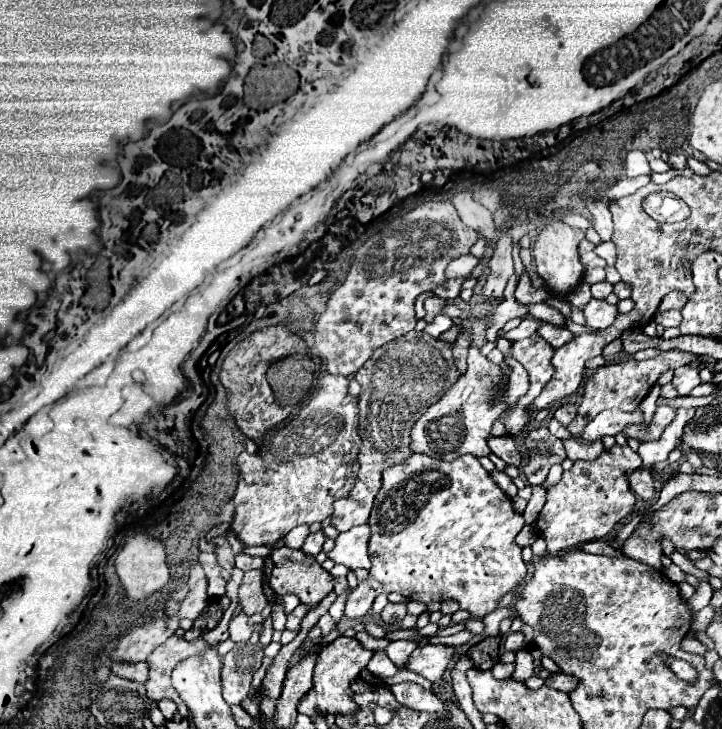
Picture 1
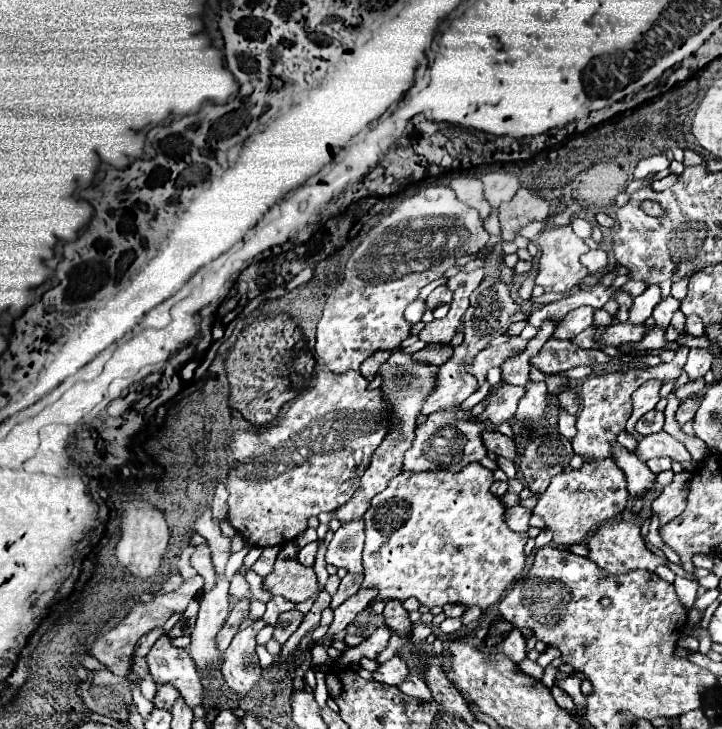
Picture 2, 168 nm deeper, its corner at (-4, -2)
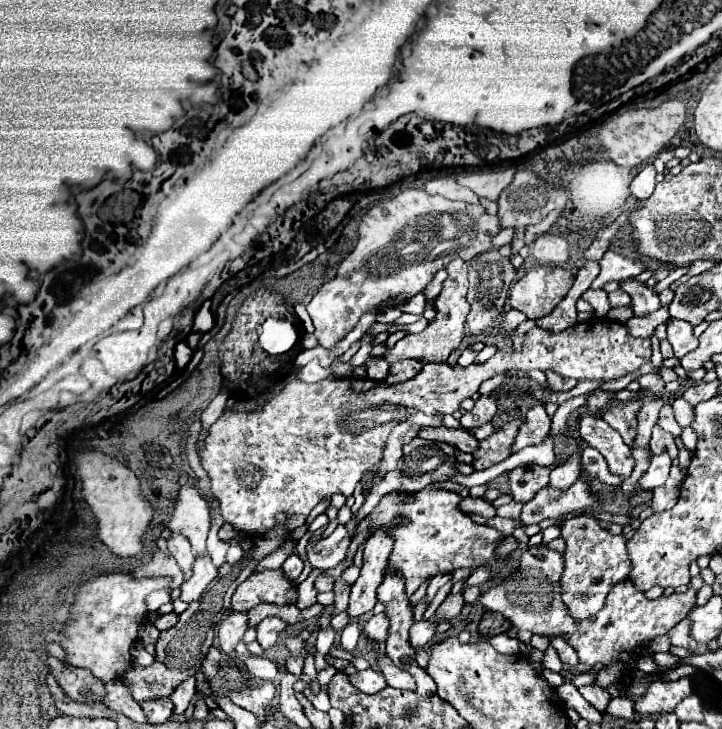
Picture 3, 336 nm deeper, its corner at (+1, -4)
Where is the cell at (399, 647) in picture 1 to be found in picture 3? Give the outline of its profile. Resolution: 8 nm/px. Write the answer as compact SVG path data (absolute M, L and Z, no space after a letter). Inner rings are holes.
M430 620L414 622L412 628L410 628L410 646L412 646L414 650L424 648L434 634L436 634L436 624L434 624L434 622L430 622Z

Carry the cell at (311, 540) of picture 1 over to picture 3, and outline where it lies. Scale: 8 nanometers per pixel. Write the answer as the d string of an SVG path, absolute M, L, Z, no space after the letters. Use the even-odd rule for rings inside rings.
M298 554L290 556L290 560L286 560L286 562L282 564L282 572L284 572L284 576L286 576L288 580L296 580L296 578L300 576L302 568L304 568L304 562L300 560Z

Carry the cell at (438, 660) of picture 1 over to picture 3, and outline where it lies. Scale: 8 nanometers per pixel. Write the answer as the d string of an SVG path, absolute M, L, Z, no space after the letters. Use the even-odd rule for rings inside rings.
M372 668L352 674L350 676L350 684L354 688L358 688L362 694L376 694L386 686L384 676L380 672L376 672L376 670L372 670Z

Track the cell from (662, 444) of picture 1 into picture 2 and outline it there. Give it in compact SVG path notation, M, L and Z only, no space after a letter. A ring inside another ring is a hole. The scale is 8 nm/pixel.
M667 457L651 458L651 460L647 460L647 466L649 466L655 474L659 474L661 470L669 470L671 464L673 464L673 460Z

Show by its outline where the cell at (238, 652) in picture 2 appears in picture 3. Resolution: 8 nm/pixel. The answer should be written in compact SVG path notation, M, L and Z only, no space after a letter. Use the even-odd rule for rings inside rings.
M228 612L218 626L218 642L222 652L234 654L234 646L242 640L242 634L246 632L246 628L248 628L248 622L244 612Z

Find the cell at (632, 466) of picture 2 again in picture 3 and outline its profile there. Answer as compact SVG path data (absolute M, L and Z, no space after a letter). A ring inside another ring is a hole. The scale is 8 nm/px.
M582 414L578 430L590 448L596 448L608 462L612 474L628 478L634 470L634 458L630 448L624 444L618 430L608 426L602 418L592 414Z

